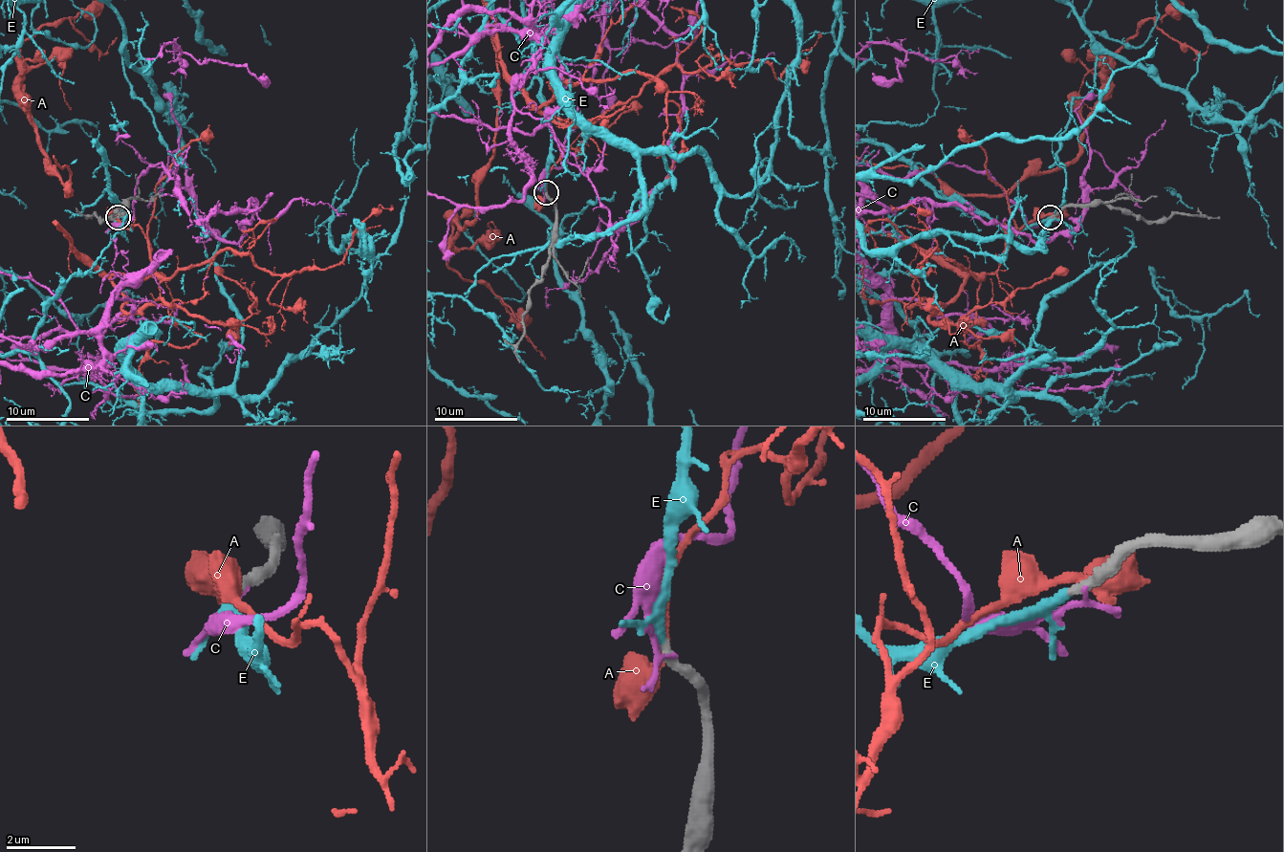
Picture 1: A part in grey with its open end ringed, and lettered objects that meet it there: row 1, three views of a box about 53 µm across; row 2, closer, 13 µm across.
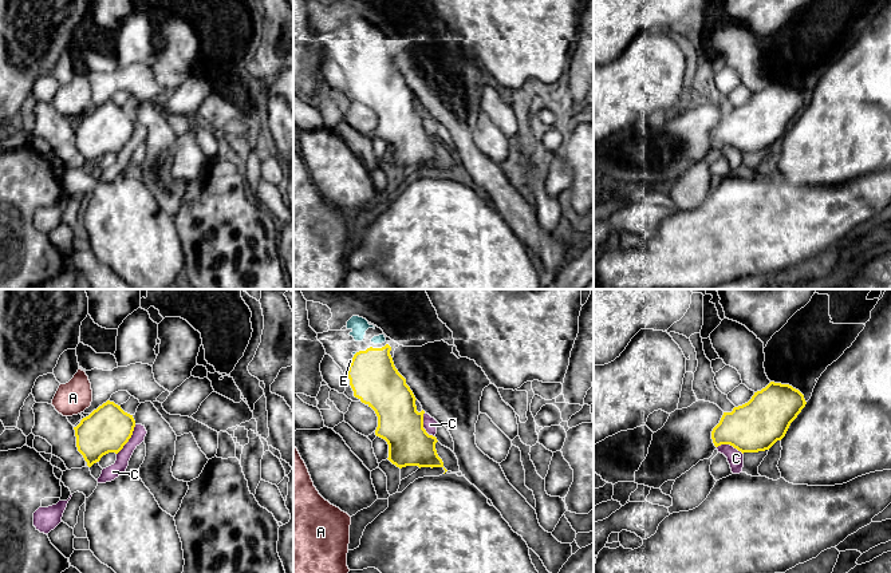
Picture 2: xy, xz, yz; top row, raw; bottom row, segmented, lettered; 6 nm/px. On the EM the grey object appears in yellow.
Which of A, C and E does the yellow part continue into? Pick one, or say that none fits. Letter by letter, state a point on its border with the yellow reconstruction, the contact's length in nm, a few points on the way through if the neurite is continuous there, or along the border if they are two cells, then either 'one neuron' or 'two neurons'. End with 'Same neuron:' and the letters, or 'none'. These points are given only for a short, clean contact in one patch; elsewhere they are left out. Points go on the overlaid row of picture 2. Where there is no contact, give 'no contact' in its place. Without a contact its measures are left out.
A: no contact; two neurons
C: meets yellow in xy at (129, 438); contact 220 nm long; border along xy (135, 425), (131, 437), (117, 454); two neurons
E: meets yellow in xz at (351, 363); contact 50 nm long; one neuron
Same neuron: E

